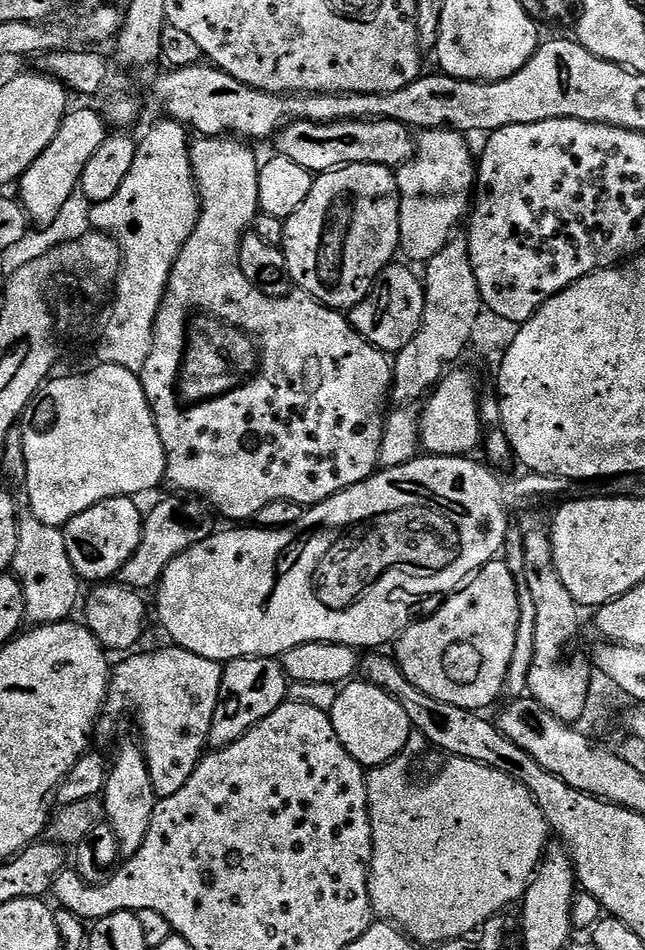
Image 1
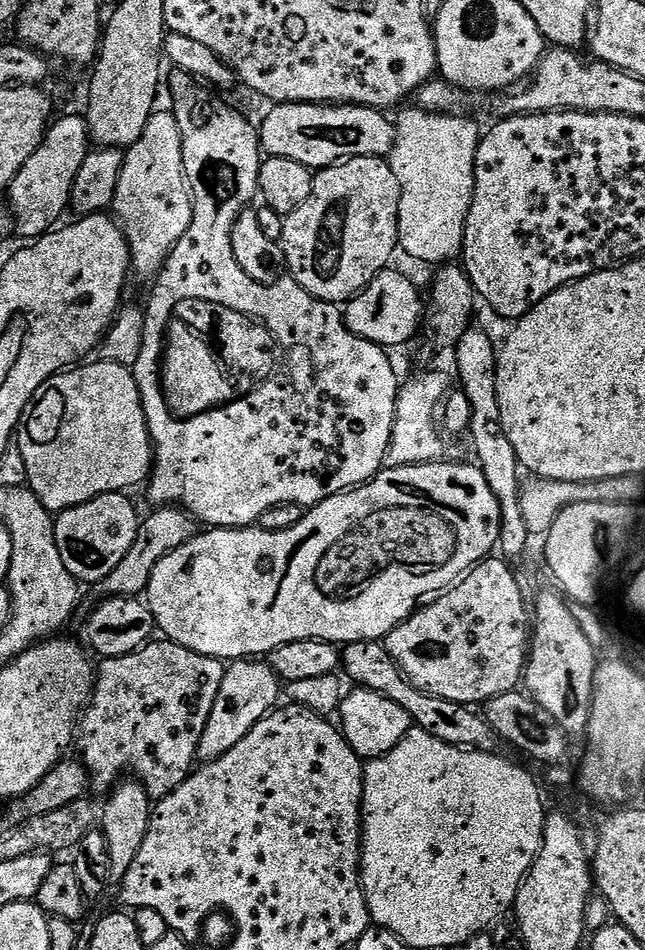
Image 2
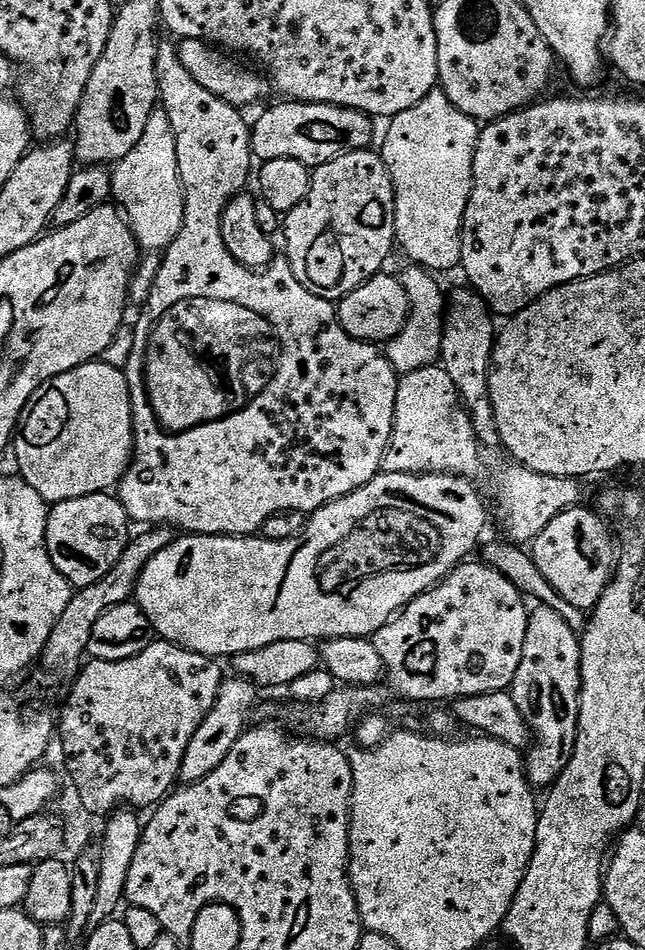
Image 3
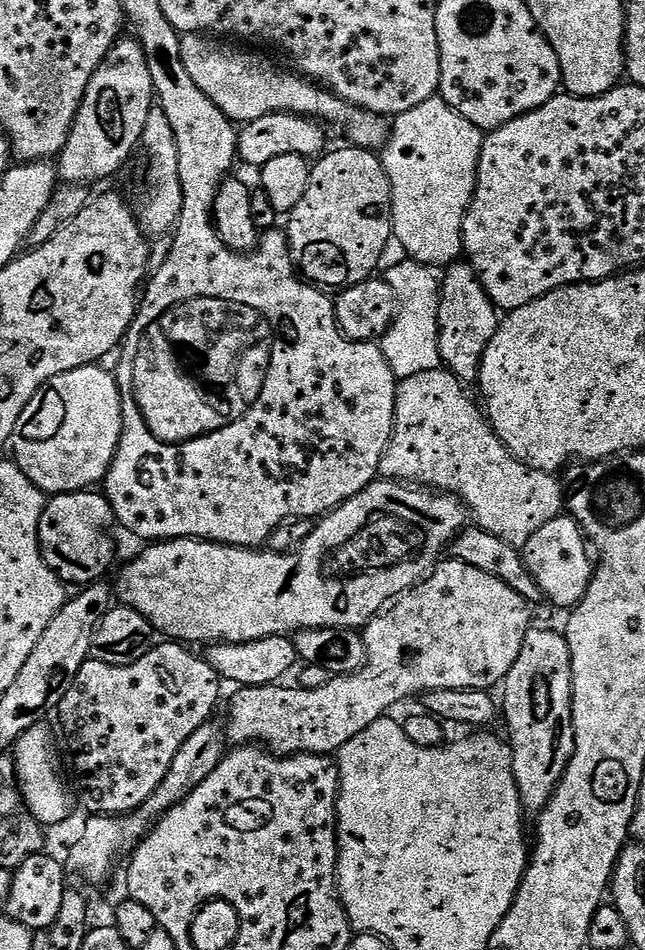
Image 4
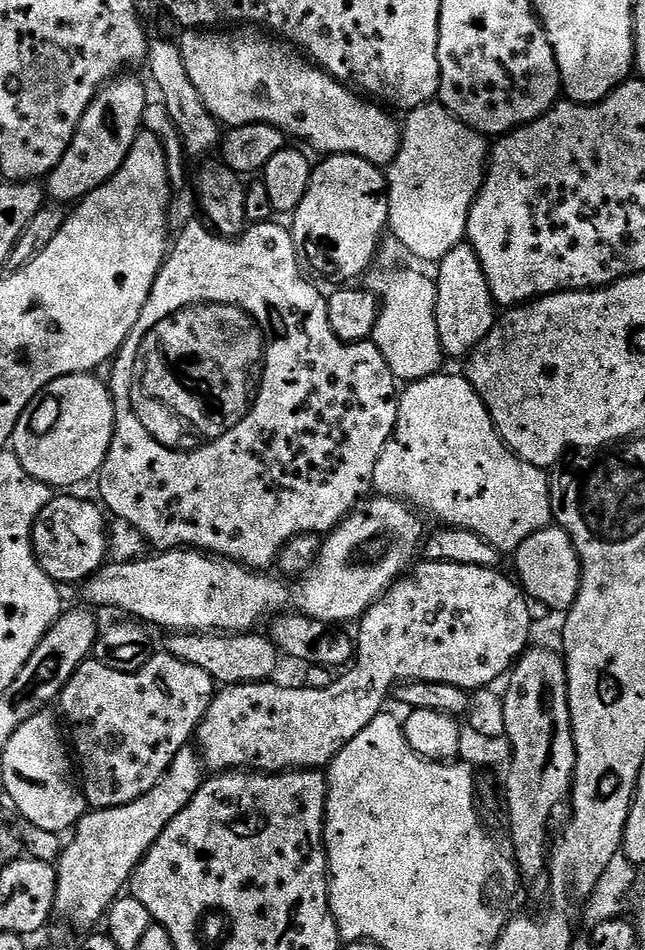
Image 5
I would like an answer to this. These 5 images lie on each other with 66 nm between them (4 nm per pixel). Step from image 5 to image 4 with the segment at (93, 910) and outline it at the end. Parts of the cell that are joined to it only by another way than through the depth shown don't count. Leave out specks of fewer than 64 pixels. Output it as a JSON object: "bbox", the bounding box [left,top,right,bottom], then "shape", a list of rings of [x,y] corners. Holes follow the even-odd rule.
{"bbox":[66,722,226,884],"shape":[[[216,722],[204,724],[186,742],[182,742],[182,750],[178,750],[178,758],[170,762],[170,770],[166,778],[162,778],[162,786],[142,807],[136,811],[128,813],[126,816],[93,816],[87,817],[88,821],[84,824],[84,829],[80,832],[80,837],[72,844],[72,849],[68,852],[66,864],[69,869],[72,868],[84,880],[89,880],[92,884],[100,884],[108,876],[108,871],[112,868],[112,859],[119,852],[127,853],[135,849],[137,843],[144,839],[150,831],[150,822],[155,822],[168,812],[175,804],[180,804],[189,794],[195,790],[224,759],[226,755],[226,732],[223,727],[220,728]]]}

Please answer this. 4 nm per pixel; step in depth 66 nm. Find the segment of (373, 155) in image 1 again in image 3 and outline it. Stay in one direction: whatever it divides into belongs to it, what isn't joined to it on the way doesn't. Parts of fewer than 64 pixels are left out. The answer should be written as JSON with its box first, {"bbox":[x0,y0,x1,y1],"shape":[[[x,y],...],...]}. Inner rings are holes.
{"bbox":[251,102,373,170],"shape":[[[280,102],[268,108],[256,124],[251,125],[252,154],[257,161],[274,158],[294,158],[314,170],[342,154],[362,152],[373,147],[373,117],[353,108],[339,108],[333,104],[302,104]]]}

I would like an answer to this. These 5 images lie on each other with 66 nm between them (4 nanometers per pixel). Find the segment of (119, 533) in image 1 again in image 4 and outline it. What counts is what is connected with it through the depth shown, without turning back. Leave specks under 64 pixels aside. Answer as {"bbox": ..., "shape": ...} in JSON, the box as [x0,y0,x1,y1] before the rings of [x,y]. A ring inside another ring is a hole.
{"bbox":[40,490,117,586],"shape":[[[85,490],[82,492],[61,492],[59,494],[53,495],[51,499],[45,503],[44,513],[42,514],[42,522],[40,523],[40,553],[42,558],[46,562],[46,566],[50,570],[54,570],[54,574],[59,576],[61,580],[64,581],[65,585],[72,586],[72,584],[80,584],[76,586],[87,586],[89,584],[95,584],[97,582],[103,581],[104,576],[108,572],[108,567],[112,564],[112,559],[116,556],[116,540],[112,537],[112,528],[117,527],[116,515],[112,513],[112,507],[110,502],[105,498],[103,491],[100,490]]]}

